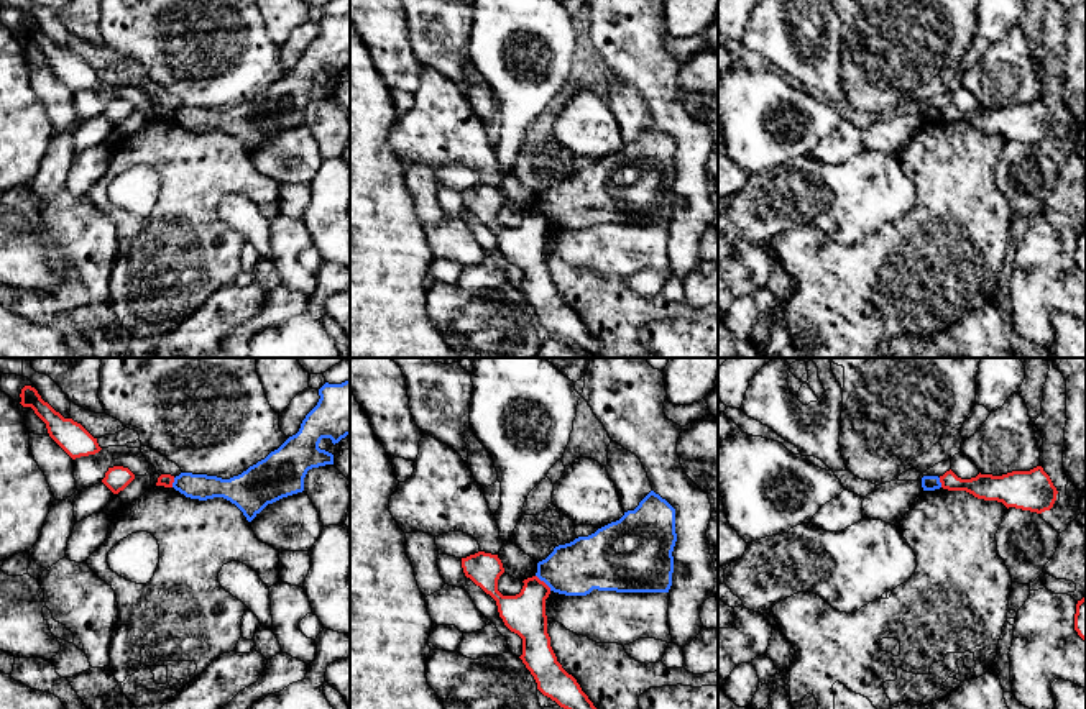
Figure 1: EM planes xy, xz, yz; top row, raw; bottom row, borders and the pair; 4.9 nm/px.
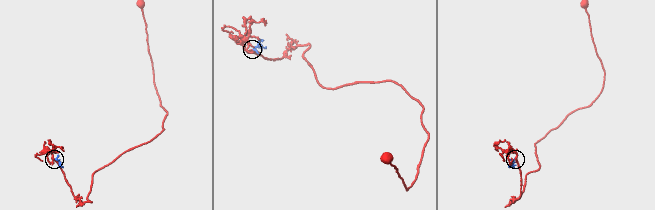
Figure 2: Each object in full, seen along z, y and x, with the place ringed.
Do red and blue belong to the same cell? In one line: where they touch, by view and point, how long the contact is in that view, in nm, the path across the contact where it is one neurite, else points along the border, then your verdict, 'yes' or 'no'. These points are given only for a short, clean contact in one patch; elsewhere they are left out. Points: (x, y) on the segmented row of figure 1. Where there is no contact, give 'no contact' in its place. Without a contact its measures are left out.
meets red in xz at (544, 583); contact 110 nm long; border along xz (536, 575), (551, 590); no

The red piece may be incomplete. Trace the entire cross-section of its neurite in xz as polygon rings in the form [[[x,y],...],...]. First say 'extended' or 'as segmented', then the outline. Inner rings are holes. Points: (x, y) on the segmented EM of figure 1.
as segmented; [[[485,551],[462,558],[462,568],[467,578],[496,601],[504,625],[522,638],[519,658],[534,676],[537,689],[564,709],[596,709],[577,679],[557,661],[550,647],[545,615],[550,588],[532,576],[522,581],[519,594],[503,596],[498,591],[503,563],[498,555]]]

